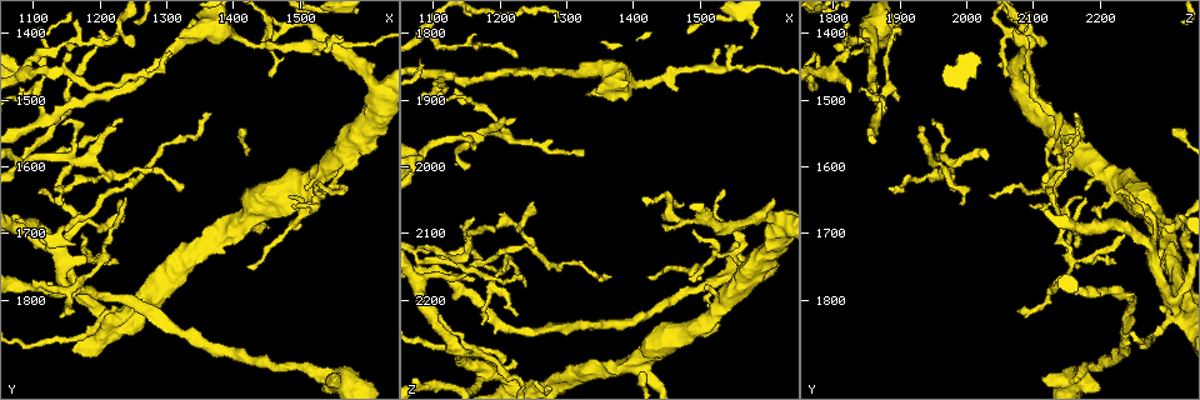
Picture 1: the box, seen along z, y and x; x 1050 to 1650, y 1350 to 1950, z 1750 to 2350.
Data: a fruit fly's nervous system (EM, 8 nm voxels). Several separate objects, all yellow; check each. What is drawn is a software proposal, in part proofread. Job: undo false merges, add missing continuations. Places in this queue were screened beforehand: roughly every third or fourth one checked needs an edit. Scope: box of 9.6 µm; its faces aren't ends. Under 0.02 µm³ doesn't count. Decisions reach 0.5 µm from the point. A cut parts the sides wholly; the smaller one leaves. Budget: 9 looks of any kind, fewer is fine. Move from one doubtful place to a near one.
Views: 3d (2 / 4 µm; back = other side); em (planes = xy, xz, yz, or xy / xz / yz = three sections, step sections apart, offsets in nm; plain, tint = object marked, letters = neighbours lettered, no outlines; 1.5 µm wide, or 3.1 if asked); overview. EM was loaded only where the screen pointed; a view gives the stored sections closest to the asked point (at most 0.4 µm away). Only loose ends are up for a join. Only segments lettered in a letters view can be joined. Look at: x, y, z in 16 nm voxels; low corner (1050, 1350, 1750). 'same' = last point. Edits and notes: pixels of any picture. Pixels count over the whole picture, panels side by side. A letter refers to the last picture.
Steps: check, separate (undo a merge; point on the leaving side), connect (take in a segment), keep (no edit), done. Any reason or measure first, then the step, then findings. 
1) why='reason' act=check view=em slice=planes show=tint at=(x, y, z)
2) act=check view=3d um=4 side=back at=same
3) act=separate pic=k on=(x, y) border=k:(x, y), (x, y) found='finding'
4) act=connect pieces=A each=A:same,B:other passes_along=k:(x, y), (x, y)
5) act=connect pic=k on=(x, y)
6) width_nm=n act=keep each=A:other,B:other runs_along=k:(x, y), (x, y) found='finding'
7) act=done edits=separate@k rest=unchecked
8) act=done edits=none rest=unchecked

act=check view=3d um=4 at=(1530, 1640, 2035)

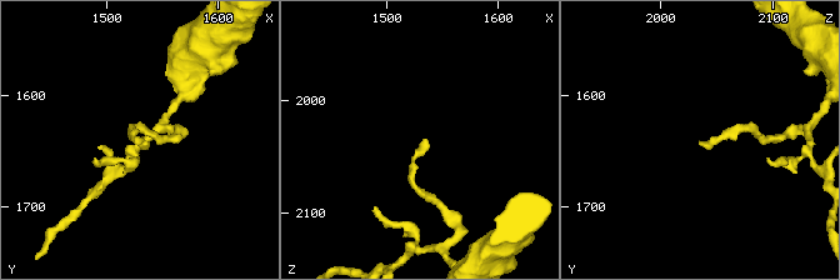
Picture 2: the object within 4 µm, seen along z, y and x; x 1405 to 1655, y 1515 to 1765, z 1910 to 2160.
why='now the EM' act=check view=em slice=xy step=4 show=plain at=(1536, 1644, 2034)

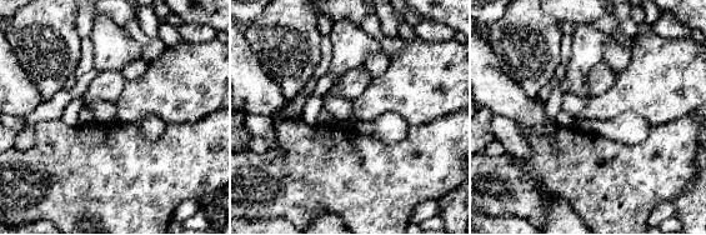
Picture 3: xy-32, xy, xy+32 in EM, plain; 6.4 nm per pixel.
why='see the neighbours' act=check view=em slice=xy step=4 show=letters at=same

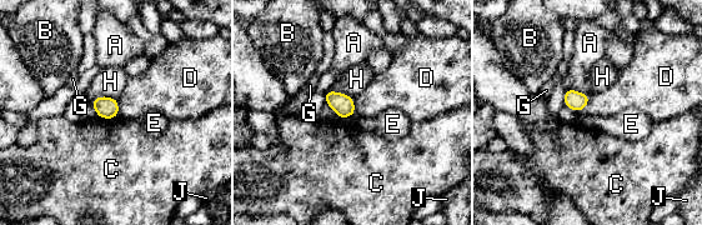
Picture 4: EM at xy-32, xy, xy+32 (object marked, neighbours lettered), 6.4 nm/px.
act=keep each=A:other,B:other,C:other,D:other,E:other,G:other,H:other,J:other border=4:(118, 115), (114, 118), (98, 118) found='no lettered segment goes on from it'

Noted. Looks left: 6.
why='an open end' act=check view=3d um=2 at=(1610, 1445, 2050)

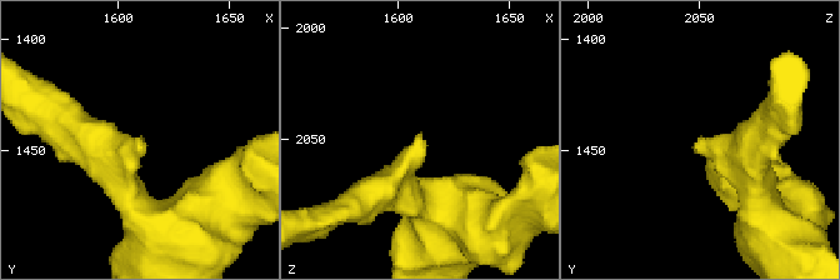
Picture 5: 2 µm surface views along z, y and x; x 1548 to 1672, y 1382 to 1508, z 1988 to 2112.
why='shape alone is not enough' act=check view=em slice=planes show=letters at=(1610, 1444, 2048)

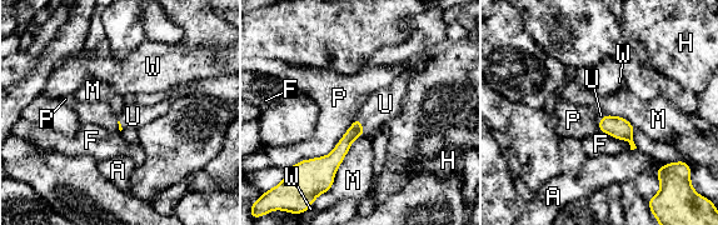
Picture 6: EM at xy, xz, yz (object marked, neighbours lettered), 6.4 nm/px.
act=connect pieces=U each=A:other,F:other,H:other,M:other,P:other,U:same,W:other found='the cell continues'

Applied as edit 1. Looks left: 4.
why='redraw' act=check view=overview

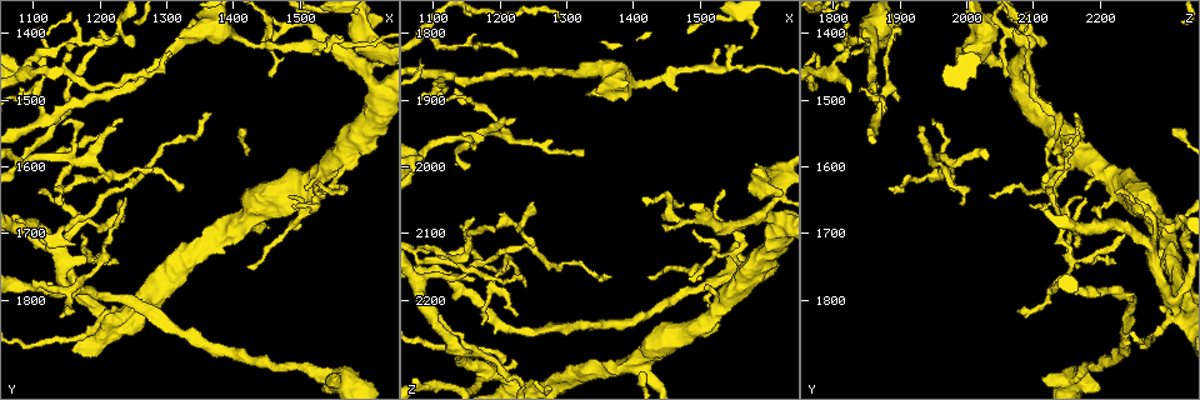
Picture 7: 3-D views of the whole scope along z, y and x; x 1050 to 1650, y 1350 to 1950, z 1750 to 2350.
why='abrupt turn' act=check view=3d um=4 at=(1570, 1595, 2160)

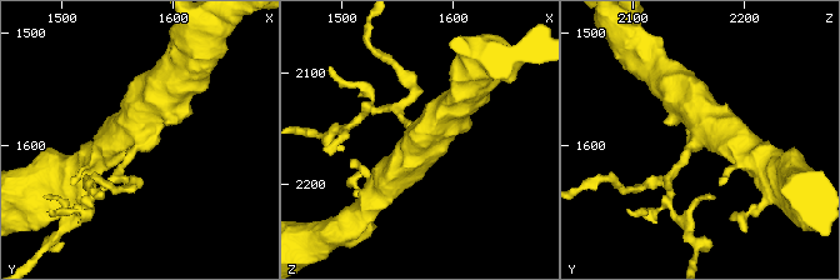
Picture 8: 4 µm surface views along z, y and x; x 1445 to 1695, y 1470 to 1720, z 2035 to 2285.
arms=3 act=check view=em slice=yz step=4 show=tint at=(1572, 1596, 2160)

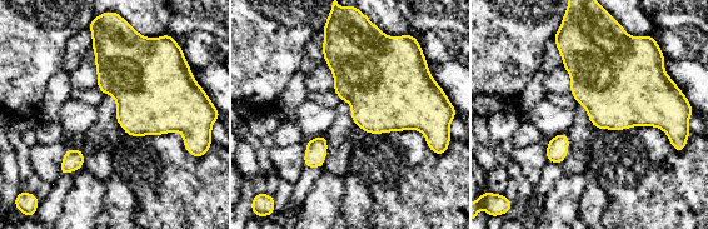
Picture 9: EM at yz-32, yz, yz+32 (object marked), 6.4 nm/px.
act=check view=em slice=planes show=letters at=same

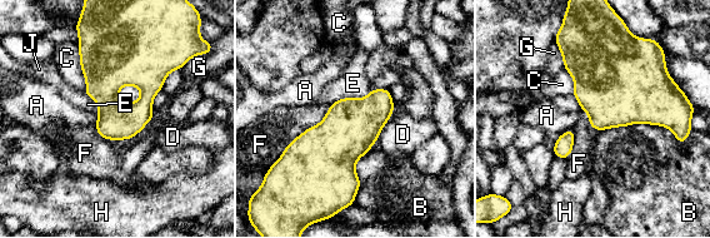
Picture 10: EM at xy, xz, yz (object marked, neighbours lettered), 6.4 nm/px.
width_nm=220 act=keep each=A:other,B:other,C:other,D:other,E:other,F:other,G:other,H:other,J:other border=10:(600, 132), (659, 124), (676, 140) found='one cell here'

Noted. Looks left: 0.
act=done edits=connect@6 rest=unchecked

